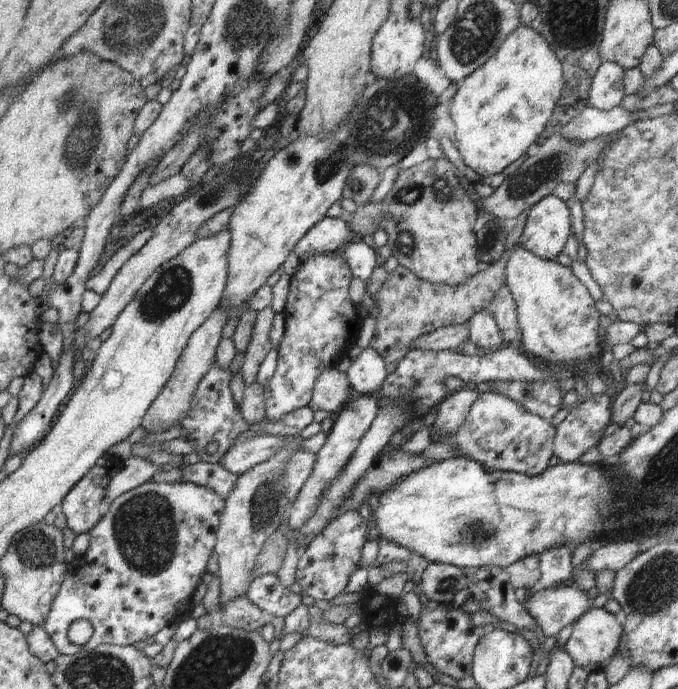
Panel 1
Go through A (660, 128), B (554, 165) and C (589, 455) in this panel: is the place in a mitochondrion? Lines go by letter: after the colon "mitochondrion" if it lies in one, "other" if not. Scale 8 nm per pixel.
A: other
B: mitochondrion
C: other

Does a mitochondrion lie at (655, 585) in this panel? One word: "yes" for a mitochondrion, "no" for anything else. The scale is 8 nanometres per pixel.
yes

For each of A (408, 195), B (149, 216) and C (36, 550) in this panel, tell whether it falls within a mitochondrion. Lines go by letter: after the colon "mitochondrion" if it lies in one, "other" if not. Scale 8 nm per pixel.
A: mitochondrion
B: other
C: mitochondrion

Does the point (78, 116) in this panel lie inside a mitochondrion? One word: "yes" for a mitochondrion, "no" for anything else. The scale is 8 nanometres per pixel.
yes

